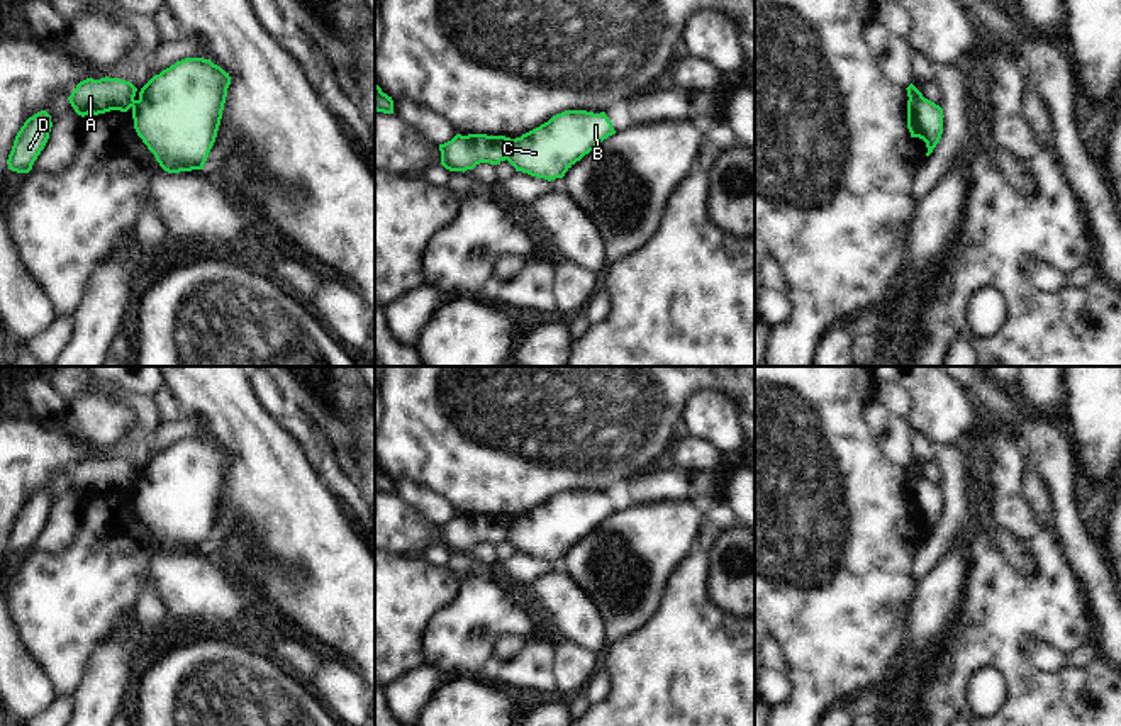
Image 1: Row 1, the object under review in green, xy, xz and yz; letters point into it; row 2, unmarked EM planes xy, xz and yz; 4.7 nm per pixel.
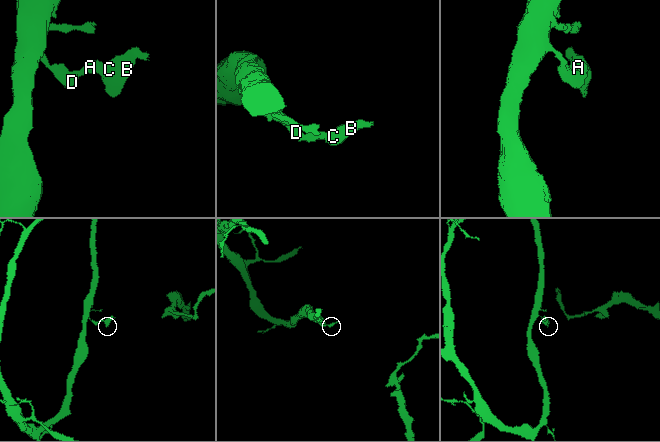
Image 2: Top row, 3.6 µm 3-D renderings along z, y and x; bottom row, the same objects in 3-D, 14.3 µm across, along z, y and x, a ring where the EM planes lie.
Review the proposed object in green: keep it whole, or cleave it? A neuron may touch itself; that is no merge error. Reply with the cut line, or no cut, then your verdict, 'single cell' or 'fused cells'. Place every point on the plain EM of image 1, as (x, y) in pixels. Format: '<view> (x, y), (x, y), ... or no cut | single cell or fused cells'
xz (513, 519), (506, 538) | fused cells

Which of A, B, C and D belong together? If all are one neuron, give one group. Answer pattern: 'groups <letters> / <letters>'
groups A D / B C

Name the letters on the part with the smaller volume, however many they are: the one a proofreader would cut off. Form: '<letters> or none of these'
B, C

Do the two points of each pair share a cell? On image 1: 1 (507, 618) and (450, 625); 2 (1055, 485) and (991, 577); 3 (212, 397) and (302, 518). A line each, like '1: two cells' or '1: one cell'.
1: one cell
2: two cells
3: one cell

